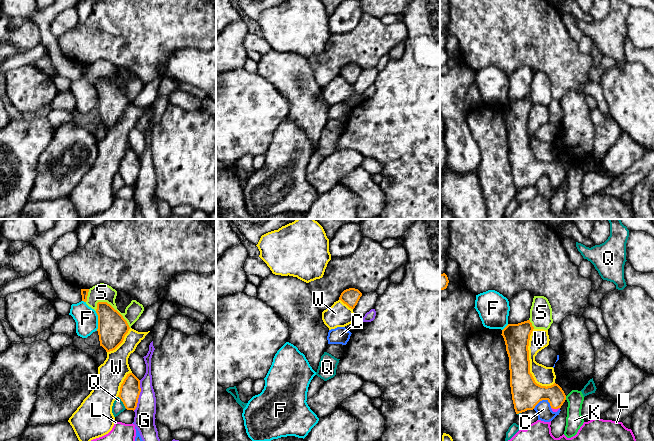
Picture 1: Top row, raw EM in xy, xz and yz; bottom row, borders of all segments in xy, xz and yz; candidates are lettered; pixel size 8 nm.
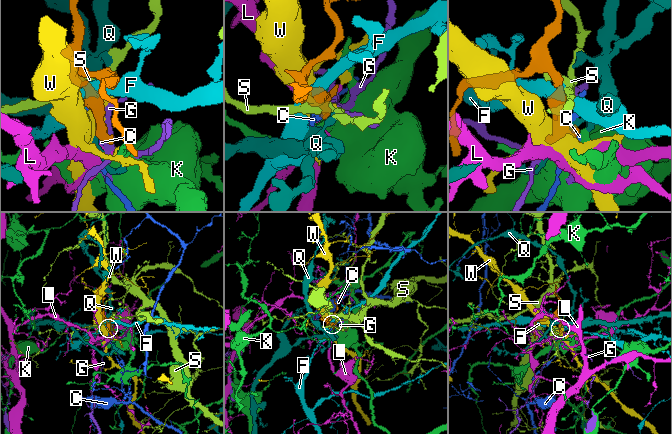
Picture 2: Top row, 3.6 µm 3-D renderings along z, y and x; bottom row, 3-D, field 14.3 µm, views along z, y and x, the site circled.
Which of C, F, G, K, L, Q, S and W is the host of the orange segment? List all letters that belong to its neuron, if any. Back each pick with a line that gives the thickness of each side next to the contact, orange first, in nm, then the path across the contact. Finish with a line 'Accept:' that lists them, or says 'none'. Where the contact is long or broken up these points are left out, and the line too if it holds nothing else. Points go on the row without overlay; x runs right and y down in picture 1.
L: 220/30 nm | across yz (528, 169), (545, 169), (555, 184), (554, 186)
Accept: L

